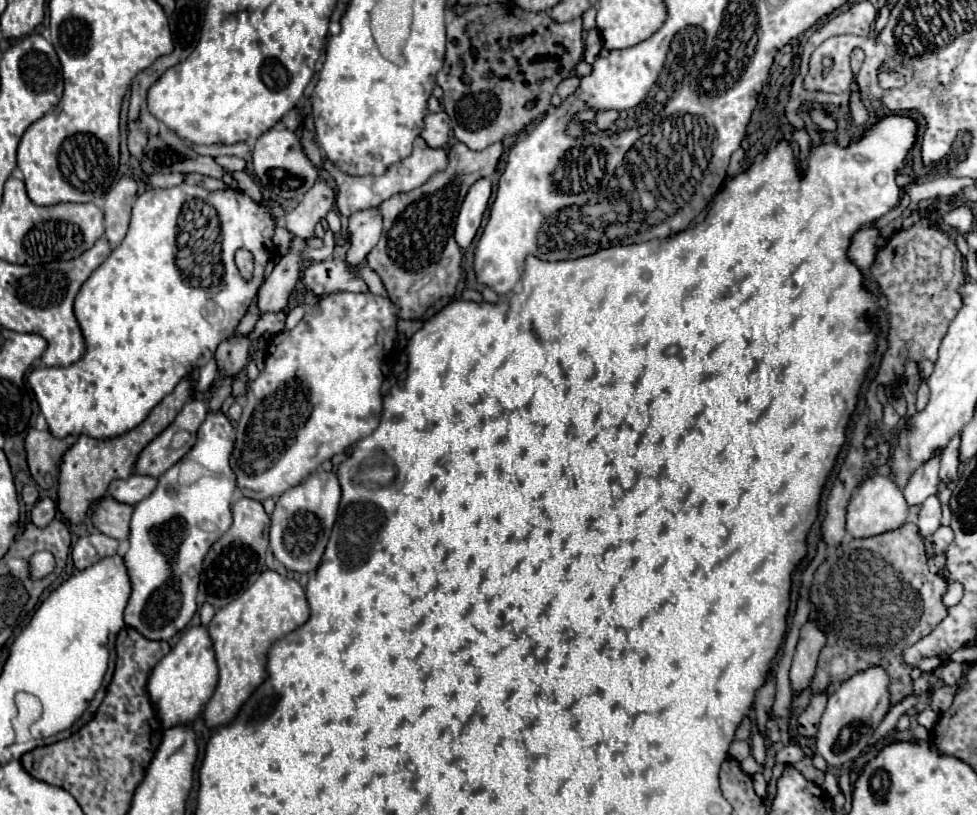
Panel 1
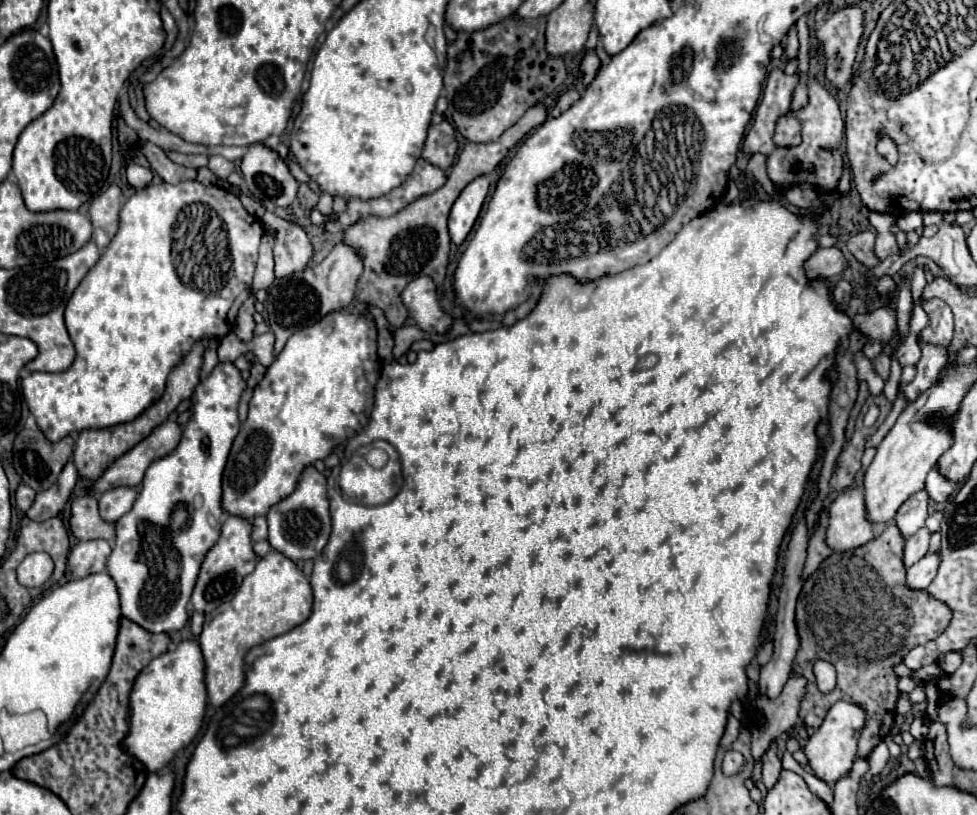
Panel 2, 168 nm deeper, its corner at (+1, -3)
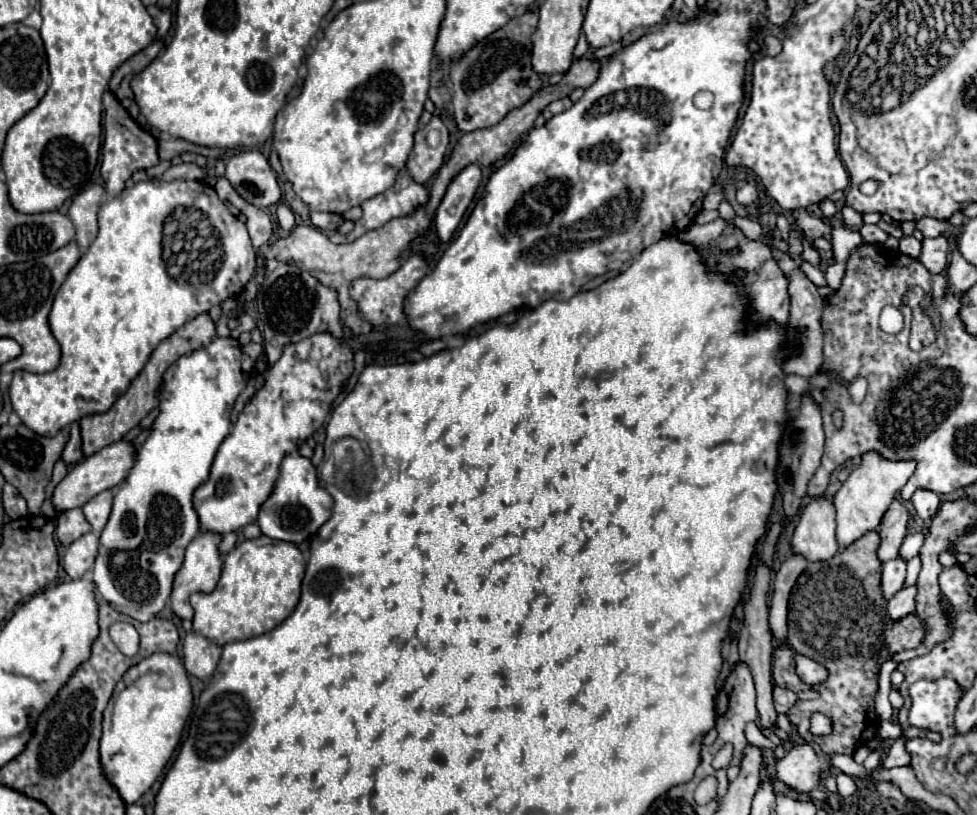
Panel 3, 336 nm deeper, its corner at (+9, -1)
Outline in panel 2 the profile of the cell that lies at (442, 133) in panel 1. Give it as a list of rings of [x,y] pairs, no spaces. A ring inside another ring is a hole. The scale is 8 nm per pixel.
[[[443,121],[439,125],[431,125],[429,127],[429,137],[425,141],[425,147],[423,147],[421,157],[425,161],[441,167],[441,169],[447,169],[447,167],[453,165],[453,159],[455,159],[455,145],[445,147],[441,143],[443,135],[453,135],[453,127],[447,121]]]

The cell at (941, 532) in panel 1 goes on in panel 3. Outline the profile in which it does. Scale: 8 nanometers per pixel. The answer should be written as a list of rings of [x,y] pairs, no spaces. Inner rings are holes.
[[[915,585],[913,587],[907,587],[907,589],[901,589],[889,603],[887,603],[887,615],[893,619],[893,621],[899,621],[903,619],[905,615],[913,613],[915,611]]]

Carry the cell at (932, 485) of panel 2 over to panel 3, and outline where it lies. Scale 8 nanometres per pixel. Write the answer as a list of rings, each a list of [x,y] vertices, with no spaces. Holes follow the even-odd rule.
[[[919,489],[915,495],[913,495],[913,507],[915,507],[915,513],[919,519],[927,521],[931,519],[935,513],[937,513],[937,507],[939,507],[939,495],[933,493],[933,491],[925,491],[925,489]]]

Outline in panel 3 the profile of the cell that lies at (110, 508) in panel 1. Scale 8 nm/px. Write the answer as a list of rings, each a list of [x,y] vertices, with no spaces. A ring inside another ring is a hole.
[[[71,509],[71,511],[65,511],[61,515],[61,519],[57,517],[55,537],[63,547],[67,547],[69,543],[73,543],[75,539],[79,539],[81,535],[85,535],[89,531],[91,531],[91,525],[87,523],[81,509]]]

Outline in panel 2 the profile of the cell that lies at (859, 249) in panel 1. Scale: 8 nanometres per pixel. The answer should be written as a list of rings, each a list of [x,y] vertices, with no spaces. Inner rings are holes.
[[[839,247],[817,249],[815,255],[805,263],[805,271],[809,279],[833,279],[835,275],[843,273],[849,267],[843,251]]]

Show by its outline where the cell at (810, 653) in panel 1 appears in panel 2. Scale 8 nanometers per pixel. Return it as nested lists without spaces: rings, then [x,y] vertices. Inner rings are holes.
[[[791,673],[789,681],[785,683],[785,689],[775,701],[765,701],[763,697],[757,697],[757,709],[765,713],[767,723],[763,729],[759,729],[759,739],[753,741],[751,745],[755,759],[761,759],[767,745],[775,737],[791,731],[791,727],[797,723],[799,701],[803,699],[805,687],[807,687],[807,679],[799,677],[799,673]]]

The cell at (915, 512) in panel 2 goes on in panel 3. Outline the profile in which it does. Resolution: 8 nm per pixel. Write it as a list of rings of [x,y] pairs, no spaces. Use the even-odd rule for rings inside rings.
[[[895,499],[889,509],[885,511],[877,531],[881,535],[881,545],[877,549],[877,557],[881,563],[891,561],[899,555],[899,547],[907,535],[909,529],[909,511],[905,509],[905,505]]]

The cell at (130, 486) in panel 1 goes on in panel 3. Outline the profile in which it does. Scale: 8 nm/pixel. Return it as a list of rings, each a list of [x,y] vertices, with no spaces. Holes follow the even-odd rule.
[[[103,491],[99,495],[95,495],[93,499],[89,499],[83,505],[83,515],[89,521],[89,525],[93,527],[93,531],[99,535],[109,519],[111,513],[111,503],[113,503],[113,493],[111,491]]]

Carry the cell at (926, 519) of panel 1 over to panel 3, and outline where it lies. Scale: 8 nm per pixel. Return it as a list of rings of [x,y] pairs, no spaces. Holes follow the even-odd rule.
[[[899,557],[895,561],[883,563],[883,569],[881,569],[881,595],[883,595],[883,599],[889,601],[903,587],[905,567],[907,567],[907,563]]]

